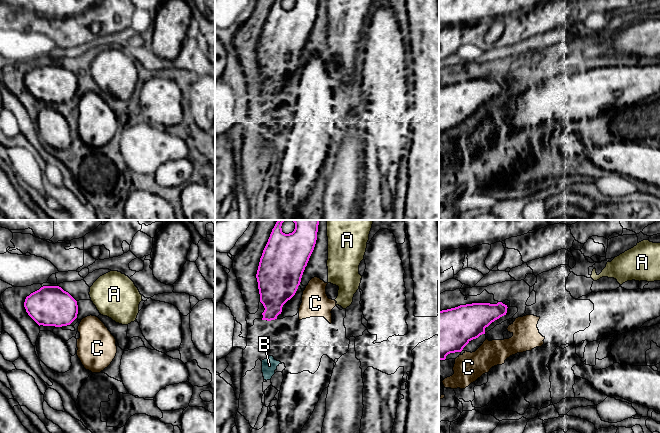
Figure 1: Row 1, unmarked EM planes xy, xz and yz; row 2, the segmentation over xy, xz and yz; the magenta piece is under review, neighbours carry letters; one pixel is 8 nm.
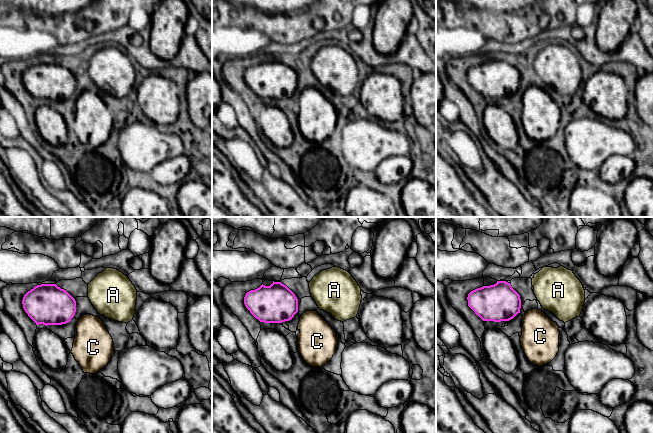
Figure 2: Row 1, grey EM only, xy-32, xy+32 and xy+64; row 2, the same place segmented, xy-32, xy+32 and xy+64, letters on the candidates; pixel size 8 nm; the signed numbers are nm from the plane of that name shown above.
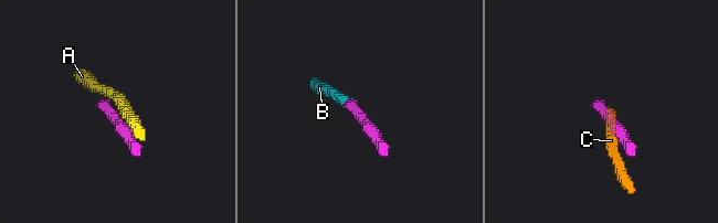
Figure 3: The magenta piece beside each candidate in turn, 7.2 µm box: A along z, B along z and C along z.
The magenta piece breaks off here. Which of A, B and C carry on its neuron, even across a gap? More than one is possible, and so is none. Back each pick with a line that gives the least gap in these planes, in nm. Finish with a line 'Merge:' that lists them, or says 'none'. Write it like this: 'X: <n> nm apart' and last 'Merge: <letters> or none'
B: 280 nm apart
Merge: B

